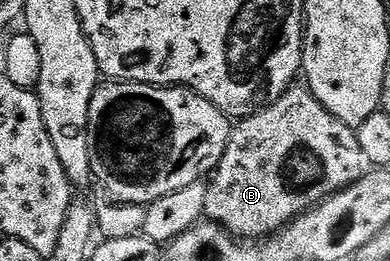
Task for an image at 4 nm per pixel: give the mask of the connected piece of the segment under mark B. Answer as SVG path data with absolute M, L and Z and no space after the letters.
M305 86L288 88L274 104L236 121L230 131L227 150L207 184L205 216L220 224L232 236L250 242L272 237L286 224L329 196L343 191L361 179L370 167L369 159L359 146L356 131L328 112Z

